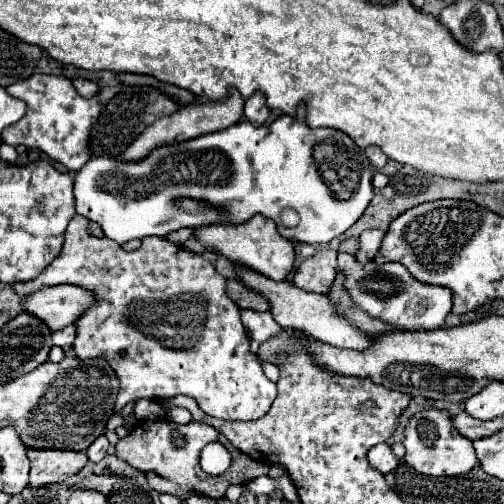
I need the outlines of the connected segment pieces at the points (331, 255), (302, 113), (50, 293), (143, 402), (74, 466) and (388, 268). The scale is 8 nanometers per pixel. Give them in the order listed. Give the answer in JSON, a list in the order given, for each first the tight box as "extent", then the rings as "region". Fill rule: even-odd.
[{"extent":[294,251,336,293],"region":[[[318,251],[294,273],[294,285],[302,291],[328,293],[336,279],[336,251]]]},{"extent":[74,107,374,245],"region":[[[298,107],[296,115],[280,115],[274,123],[266,127],[254,127],[248,121],[240,121],[236,125],[230,125],[228,129],[202,135],[186,143],[160,147],[140,163],[128,165],[128,163],[118,163],[110,157],[90,159],[74,179],[74,197],[76,197],[76,213],[90,221],[96,221],[102,227],[104,235],[120,245],[124,245],[130,239],[142,239],[148,235],[164,237],[170,231],[176,231],[182,227],[196,227],[196,225],[206,225],[206,223],[224,219],[214,213],[190,217],[188,213],[172,205],[176,197],[204,199],[212,205],[220,205],[230,213],[232,223],[242,223],[256,213],[262,213],[264,217],[280,221],[280,211],[284,207],[292,207],[300,215],[300,225],[294,229],[286,229],[282,227],[282,223],[276,223],[278,233],[290,241],[322,245],[342,235],[360,219],[360,215],[364,213],[364,209],[374,197],[372,175],[374,175],[372,163],[366,159],[364,151],[346,133],[336,129],[308,127],[306,109]],[[258,153],[260,153],[262,169],[258,169],[254,163],[258,159]]]},{"extent":[24,285,96,331],"region":[[[56,285],[30,293],[24,311],[40,317],[52,331],[64,329],[80,319],[80,315],[96,305],[92,291],[80,285]]]},{"extent":[134,399,166,421],"region":[[[138,399],[134,403],[134,417],[138,421],[144,421],[144,419],[164,419],[166,413],[160,409],[160,403],[158,401],[152,401],[152,399]]]},{"extent":[28,449,88,485],"region":[[[28,449],[28,459],[32,463],[30,469],[30,485],[50,485],[56,481],[64,481],[64,477],[78,473],[88,457],[84,451],[62,451],[62,449]]]},{"extent":[338,255,452,331],"region":[[[352,255],[350,261],[344,261],[340,263],[340,257],[338,257],[338,269],[340,273],[344,275],[344,287],[352,299],[352,303],[366,311],[370,317],[374,319],[380,319],[392,327],[400,327],[400,329],[408,329],[408,331],[436,331],[436,329],[442,329],[446,327],[446,319],[452,311],[452,291],[446,289],[446,287],[440,287],[440,285],[428,285],[428,283],[420,283],[418,279],[414,279],[408,269],[404,265],[398,265],[398,263],[382,263],[382,265],[376,265],[376,261],[370,261],[366,265],[358,263],[358,259]]]}]

